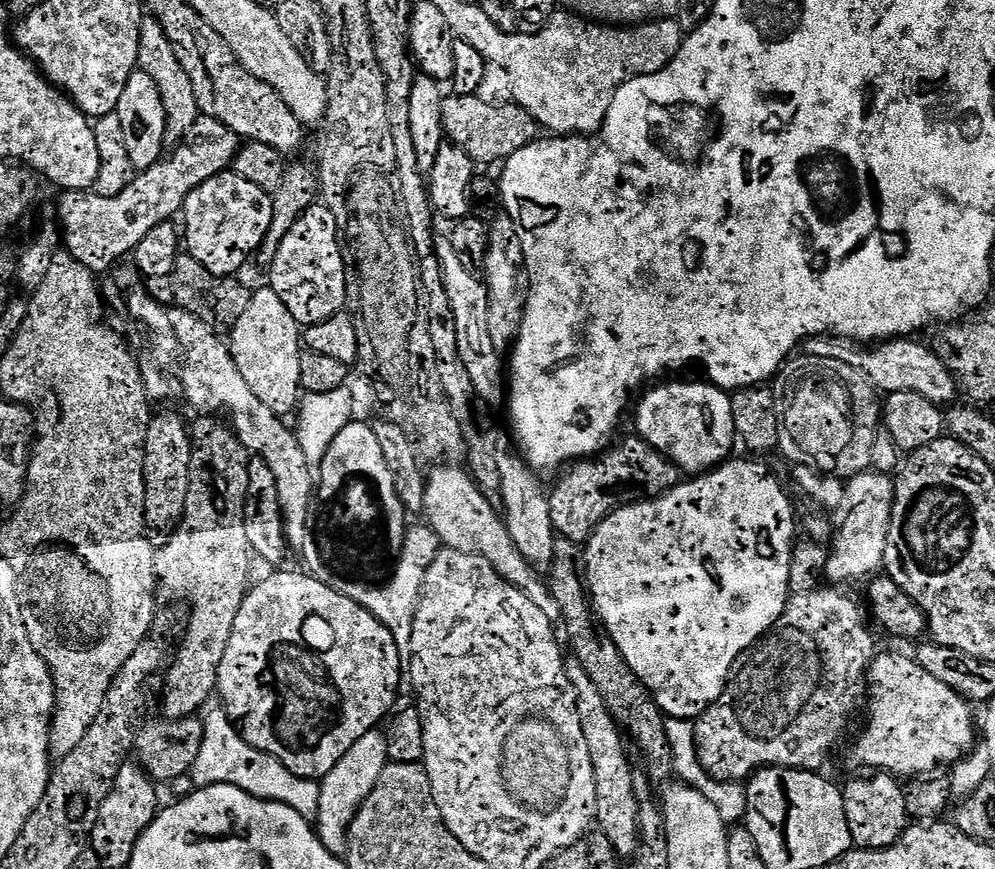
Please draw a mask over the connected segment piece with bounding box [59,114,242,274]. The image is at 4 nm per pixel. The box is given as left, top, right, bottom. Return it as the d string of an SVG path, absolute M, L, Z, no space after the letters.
M200 114L197 120L189 128L189 132L181 138L179 144L171 149L172 156L165 155L152 168L145 168L139 173L137 178L129 179L125 188L117 196L102 196L95 191L70 192L65 191L60 200L60 220L62 225L62 244L66 252L76 259L77 263L86 266L91 272L103 274L115 260L120 260L123 256L131 257L135 248L142 238L150 230L154 230L159 224L169 223L173 219L172 215L179 213L184 207L186 198L202 182L210 178L219 176L221 172L231 169L232 161L236 158L236 153L242 147L242 140L220 121L212 117Z

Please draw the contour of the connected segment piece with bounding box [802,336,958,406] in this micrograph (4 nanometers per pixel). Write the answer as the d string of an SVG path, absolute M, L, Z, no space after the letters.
M814 336L811 340L803 341L802 348L814 358L846 362L846 366L862 373L877 393L913 392L941 406L955 405L956 392L958 396L955 376L927 343L919 344L918 341L916 338L893 338L875 346L859 348L853 341L841 340L838 336Z

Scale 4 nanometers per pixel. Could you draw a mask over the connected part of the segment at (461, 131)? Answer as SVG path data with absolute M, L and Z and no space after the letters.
M476 95L443 97L441 106L443 135L451 143L460 147L477 165L496 164L508 160L518 150L522 150L538 136L538 125L535 118L513 102L502 106L490 106Z

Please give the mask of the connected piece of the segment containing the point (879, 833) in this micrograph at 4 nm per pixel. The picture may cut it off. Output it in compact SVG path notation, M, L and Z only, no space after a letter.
M864 774L861 780L843 785L844 813L852 843L857 849L888 848L909 827L910 817L906 810L906 798L901 781L887 774Z

